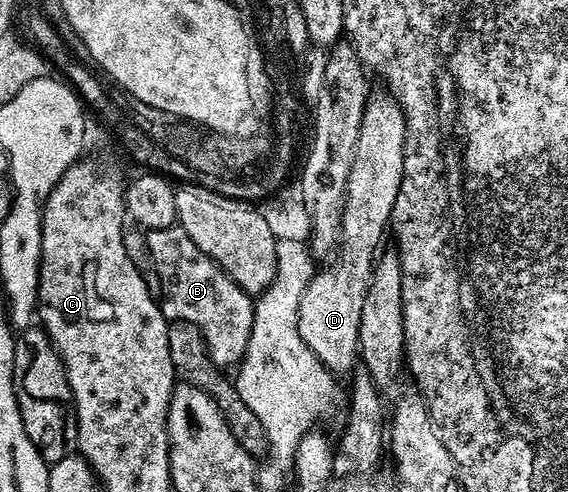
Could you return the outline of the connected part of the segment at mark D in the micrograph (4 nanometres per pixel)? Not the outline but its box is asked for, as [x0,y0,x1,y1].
[298,94,406,376]

